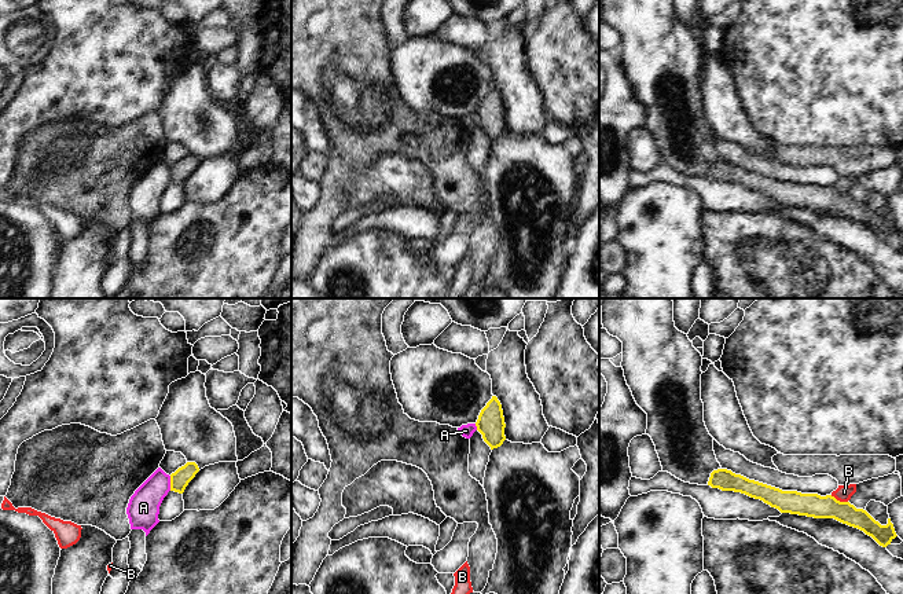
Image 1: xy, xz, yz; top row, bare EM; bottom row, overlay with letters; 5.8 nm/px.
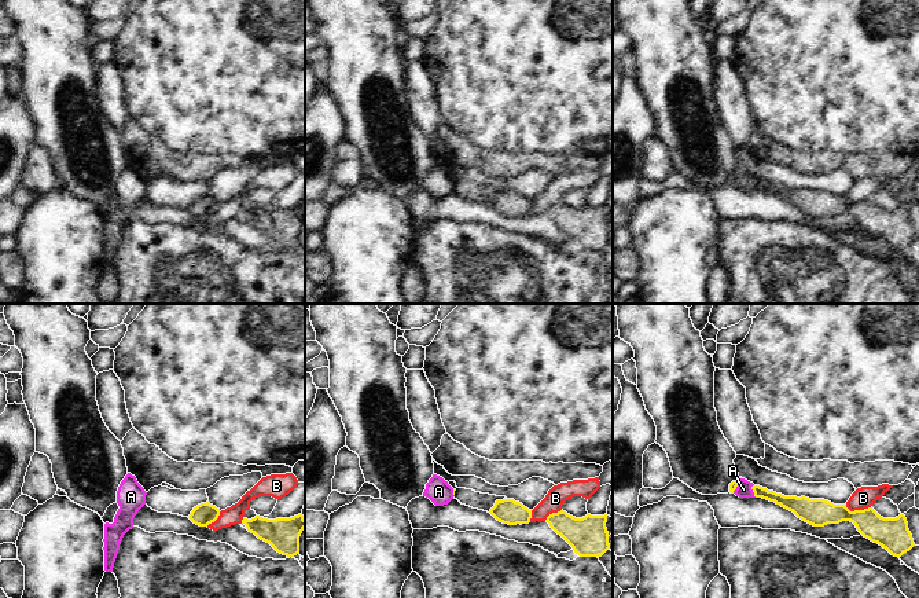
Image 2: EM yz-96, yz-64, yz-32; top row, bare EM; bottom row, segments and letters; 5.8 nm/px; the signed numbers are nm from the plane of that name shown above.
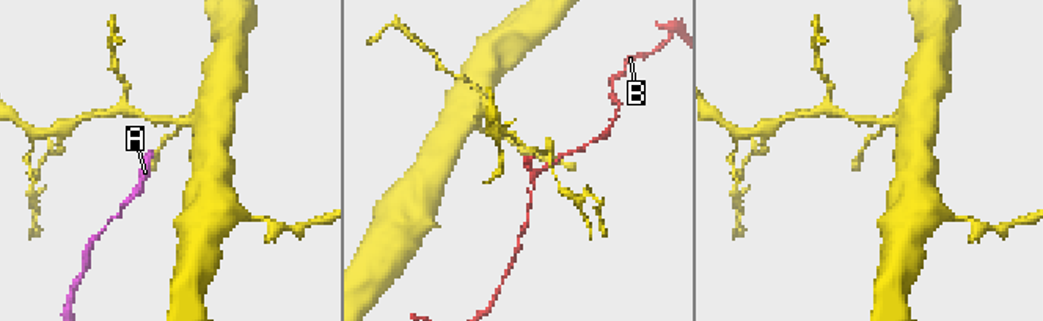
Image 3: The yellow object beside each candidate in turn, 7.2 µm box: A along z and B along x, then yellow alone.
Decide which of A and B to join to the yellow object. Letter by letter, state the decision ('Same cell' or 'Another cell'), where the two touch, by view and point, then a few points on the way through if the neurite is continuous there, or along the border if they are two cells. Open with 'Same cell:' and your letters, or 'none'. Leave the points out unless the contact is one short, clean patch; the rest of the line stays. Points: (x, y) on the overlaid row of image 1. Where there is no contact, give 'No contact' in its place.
Same cell: none
A: Another cell. Touches yellow at xy (171, 483). Boundary: xy (169, 476), (171, 490)
B: Another cell. Touches yellow at yz (839, 501). Boundary: yz (830, 495), (847, 502)

